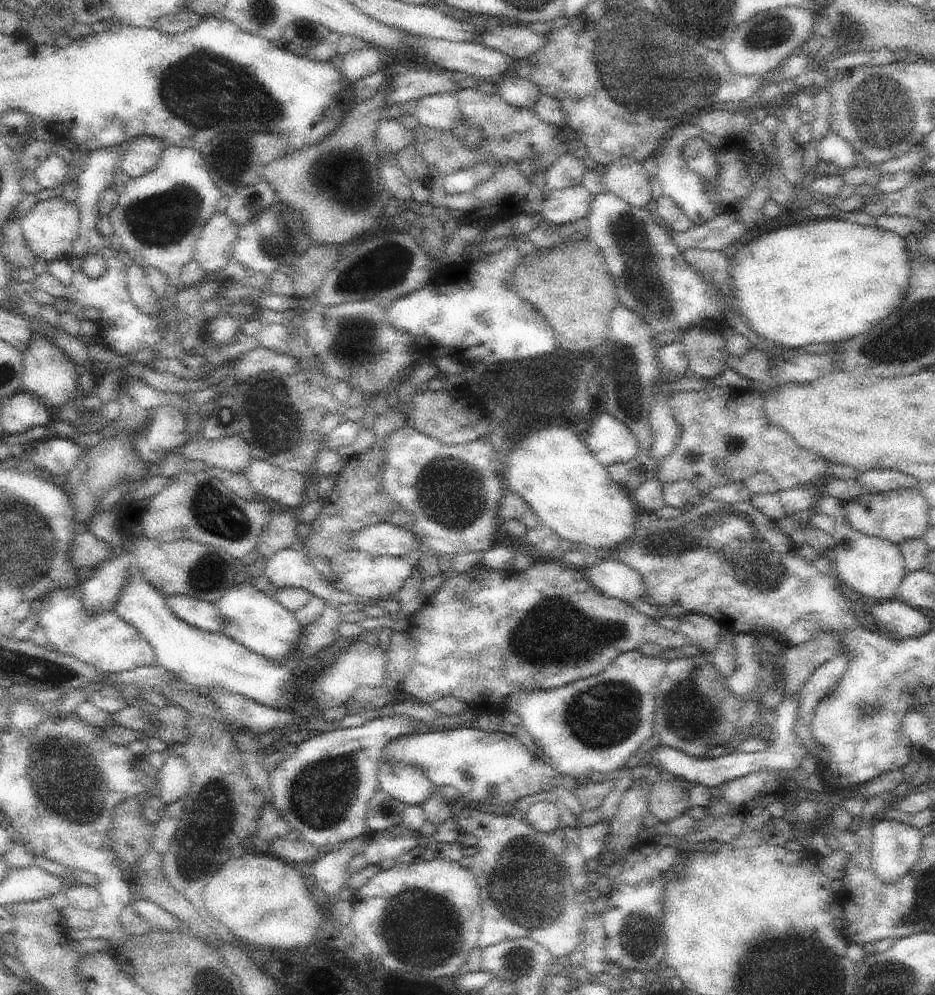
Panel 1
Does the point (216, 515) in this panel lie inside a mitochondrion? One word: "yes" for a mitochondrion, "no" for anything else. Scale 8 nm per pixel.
yes

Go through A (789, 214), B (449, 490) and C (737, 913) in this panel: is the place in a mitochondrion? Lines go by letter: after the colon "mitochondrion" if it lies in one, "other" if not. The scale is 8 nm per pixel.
A: other
B: mitochondrion
C: other

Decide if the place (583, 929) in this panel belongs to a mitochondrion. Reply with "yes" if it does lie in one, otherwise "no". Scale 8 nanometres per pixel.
no

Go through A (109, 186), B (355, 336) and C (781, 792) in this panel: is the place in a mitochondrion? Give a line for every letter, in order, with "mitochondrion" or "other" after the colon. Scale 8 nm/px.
A: other
B: mitochondrion
C: other

